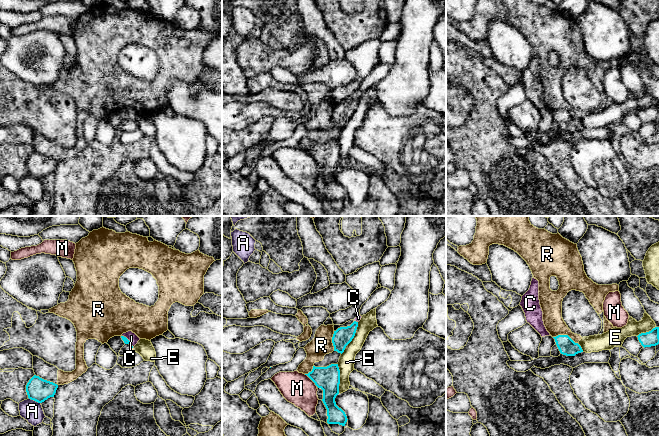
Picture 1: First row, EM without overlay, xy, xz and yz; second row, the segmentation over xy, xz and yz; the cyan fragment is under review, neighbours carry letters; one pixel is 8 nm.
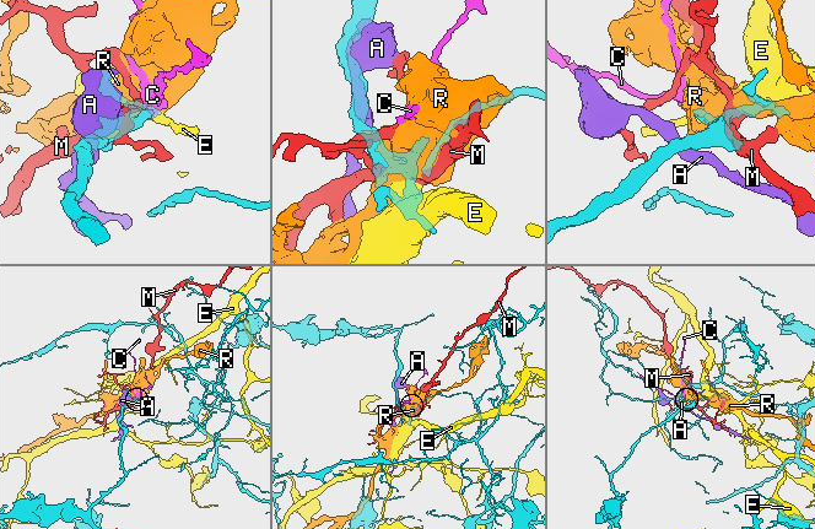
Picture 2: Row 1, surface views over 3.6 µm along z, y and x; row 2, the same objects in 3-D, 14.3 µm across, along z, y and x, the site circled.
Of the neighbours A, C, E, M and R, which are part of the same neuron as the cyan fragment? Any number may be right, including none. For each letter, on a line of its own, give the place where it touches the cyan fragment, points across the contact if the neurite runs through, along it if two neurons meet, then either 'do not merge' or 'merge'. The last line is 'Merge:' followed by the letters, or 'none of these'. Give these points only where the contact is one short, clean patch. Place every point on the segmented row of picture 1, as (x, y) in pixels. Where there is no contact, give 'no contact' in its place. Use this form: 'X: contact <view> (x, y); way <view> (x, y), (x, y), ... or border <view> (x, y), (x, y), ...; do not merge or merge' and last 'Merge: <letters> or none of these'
A: contact xy (35, 400); border xy (29, 398), (40, 403); do not merge
C: contact xy (128, 340); way xy (126, 341), (128, 340), (131, 336); merge
E: contact xz (353, 337); do not merge
M: contact xz (311, 379); do not merge
R: contact yz (565, 335); do not merge
Merge: C

